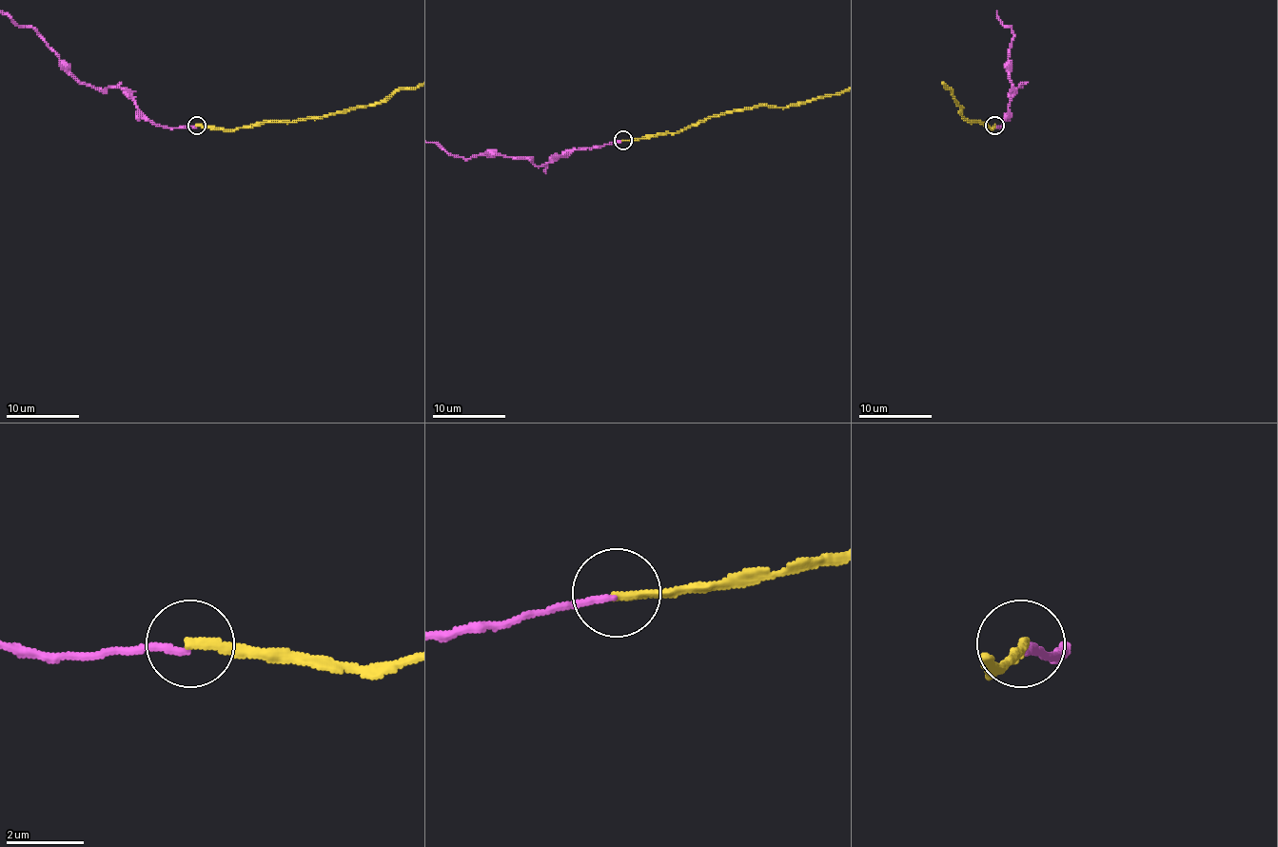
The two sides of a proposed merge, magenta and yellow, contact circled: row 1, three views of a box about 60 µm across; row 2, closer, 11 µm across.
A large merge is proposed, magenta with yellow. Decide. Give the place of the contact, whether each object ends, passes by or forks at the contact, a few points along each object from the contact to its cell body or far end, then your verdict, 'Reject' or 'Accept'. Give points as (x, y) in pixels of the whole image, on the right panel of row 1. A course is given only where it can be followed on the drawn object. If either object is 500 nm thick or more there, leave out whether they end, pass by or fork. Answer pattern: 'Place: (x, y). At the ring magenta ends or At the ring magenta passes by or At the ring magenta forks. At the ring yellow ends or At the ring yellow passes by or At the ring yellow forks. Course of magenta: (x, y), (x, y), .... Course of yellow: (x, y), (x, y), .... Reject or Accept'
Place: (994, 126). At the ring magenta ends. At the ring yellow ends. Reject

